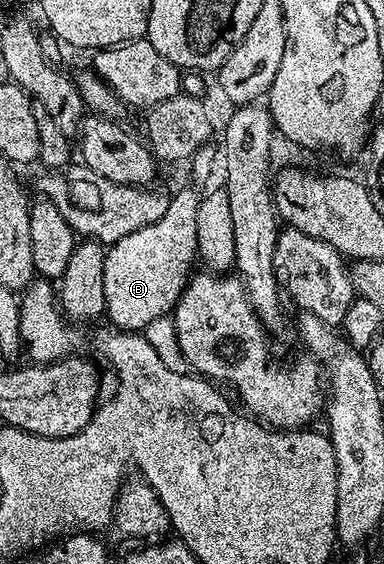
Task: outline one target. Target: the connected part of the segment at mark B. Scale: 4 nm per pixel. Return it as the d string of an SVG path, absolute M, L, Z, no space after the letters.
M187 185L170 196L167 212L158 222L110 244L104 259L103 287L106 318L116 330L143 331L151 321L168 316L185 291L197 261L196 214L202 190Z

